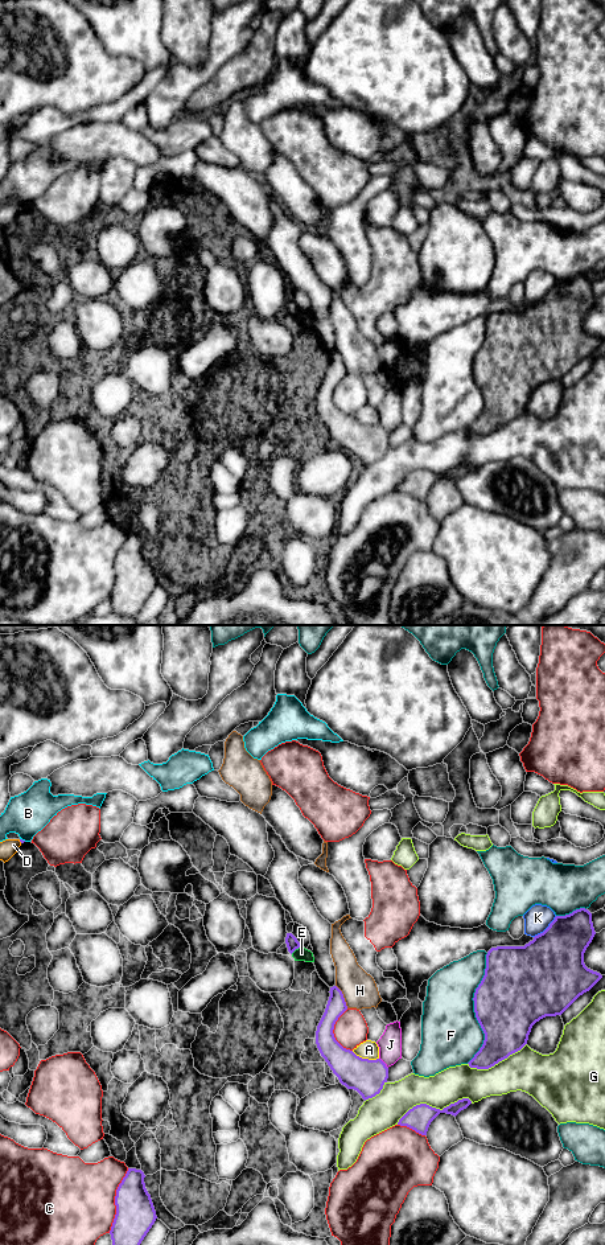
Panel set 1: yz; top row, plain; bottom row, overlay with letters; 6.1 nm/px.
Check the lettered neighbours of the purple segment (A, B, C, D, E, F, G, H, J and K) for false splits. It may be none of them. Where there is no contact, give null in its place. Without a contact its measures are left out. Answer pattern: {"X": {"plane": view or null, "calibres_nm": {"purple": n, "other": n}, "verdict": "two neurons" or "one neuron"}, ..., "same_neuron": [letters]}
{"A": {"plane": "yz", "calibres_nm": {"purple": 220, "other": 110}, "verdict": "two neurons"}, "B": {"plane": "yz", "calibres_nm": {"purple": 20, "other": 260}, "verdict": "two neurons"}, "C": {"plane": "yz", "calibres_nm": {"purple": 240, "other": 500}, "verdict": "two neurons"}, "D": {"plane": "yz", "calibres_nm": {"purple": 20, "other": 110}, "verdict": "two neurons"}, "E": {"plane": "yz", "calibres_nm": {"purple": 80, "other": 80}, "verdict": "two neurons"}, "F": {"plane": "yz", "calibres_nm": {"purple": 420, "other": 360}, "verdict": "two neurons"}, "G": {"plane": "yz", "calibres_nm": {"purple": 150, "other": 200}, "verdict": "two neurons"}, "H": {"plane": "yz", "calibres_nm": {"purple": 120, "other": 220}, "verdict": "two neurons"}, "J": {"plane": "yz", "calibres_nm": {"purple": 220, "other": 140}, "verdict": "two neurons"}, "K": {"plane": "yz", "calibres_nm": {"purple": 420, "other": 160}, "verdict": "two neurons"}, "same_neuron": []}

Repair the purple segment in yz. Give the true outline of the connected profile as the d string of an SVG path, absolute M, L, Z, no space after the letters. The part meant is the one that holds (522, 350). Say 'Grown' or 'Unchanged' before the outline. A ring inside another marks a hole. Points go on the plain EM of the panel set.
Unchanged. M580 274L569 280L556 282L543 299L524 312L497 312L487 317L485 341L473 363L485 406L468 428L470 434L489 435L520 416L536 387L561 381L602 344L584 329L584 319L594 300L592 279Z

